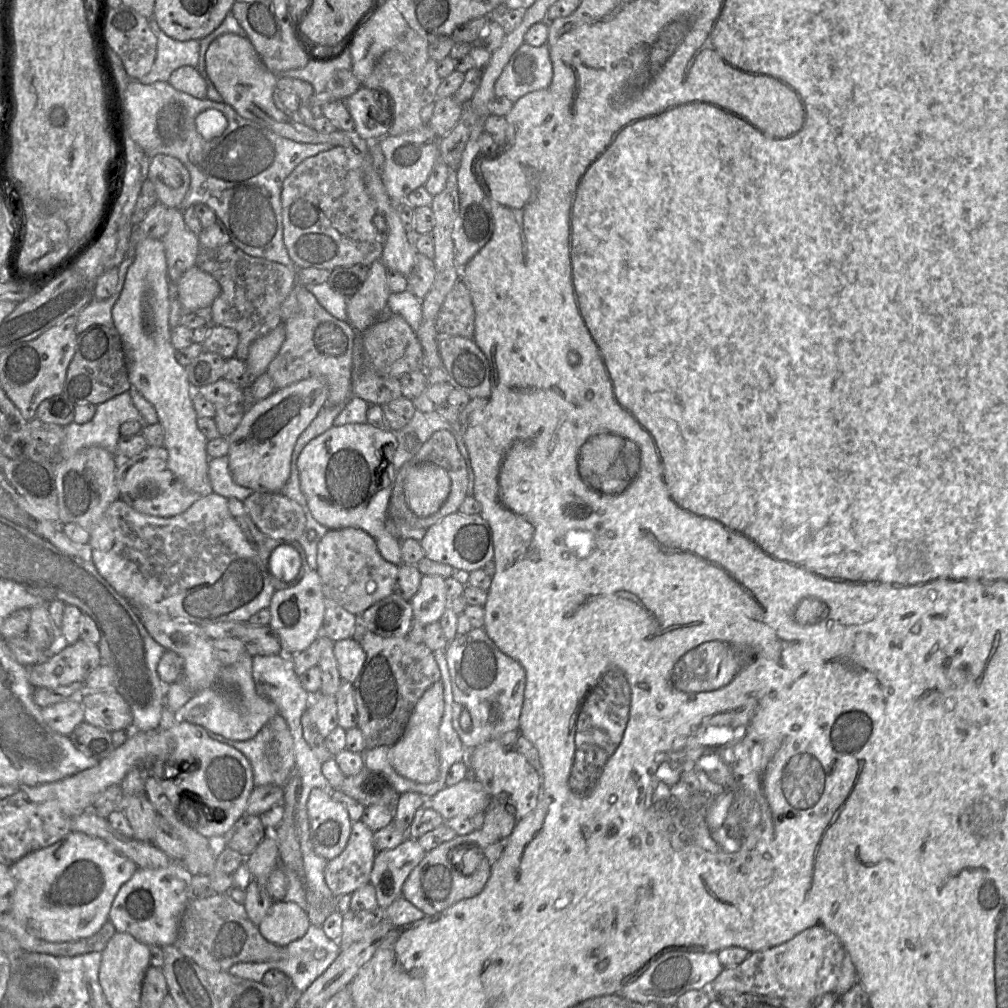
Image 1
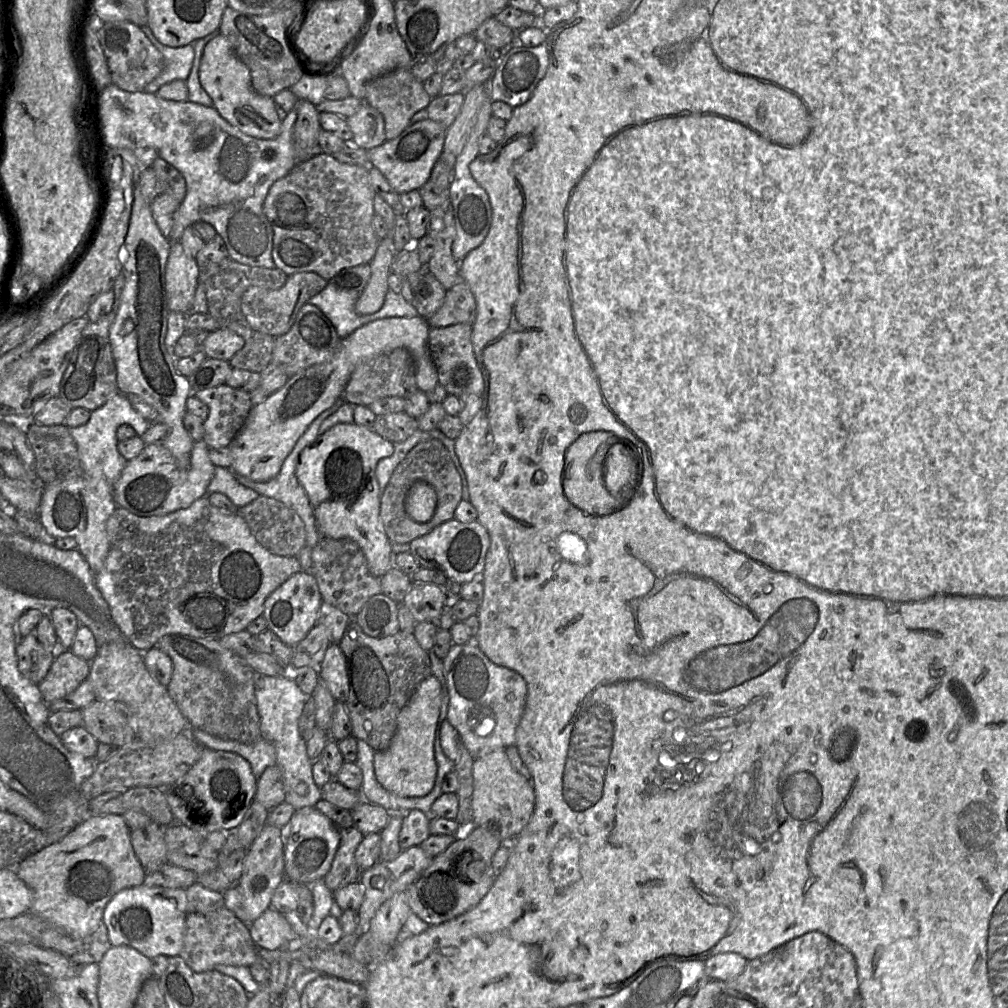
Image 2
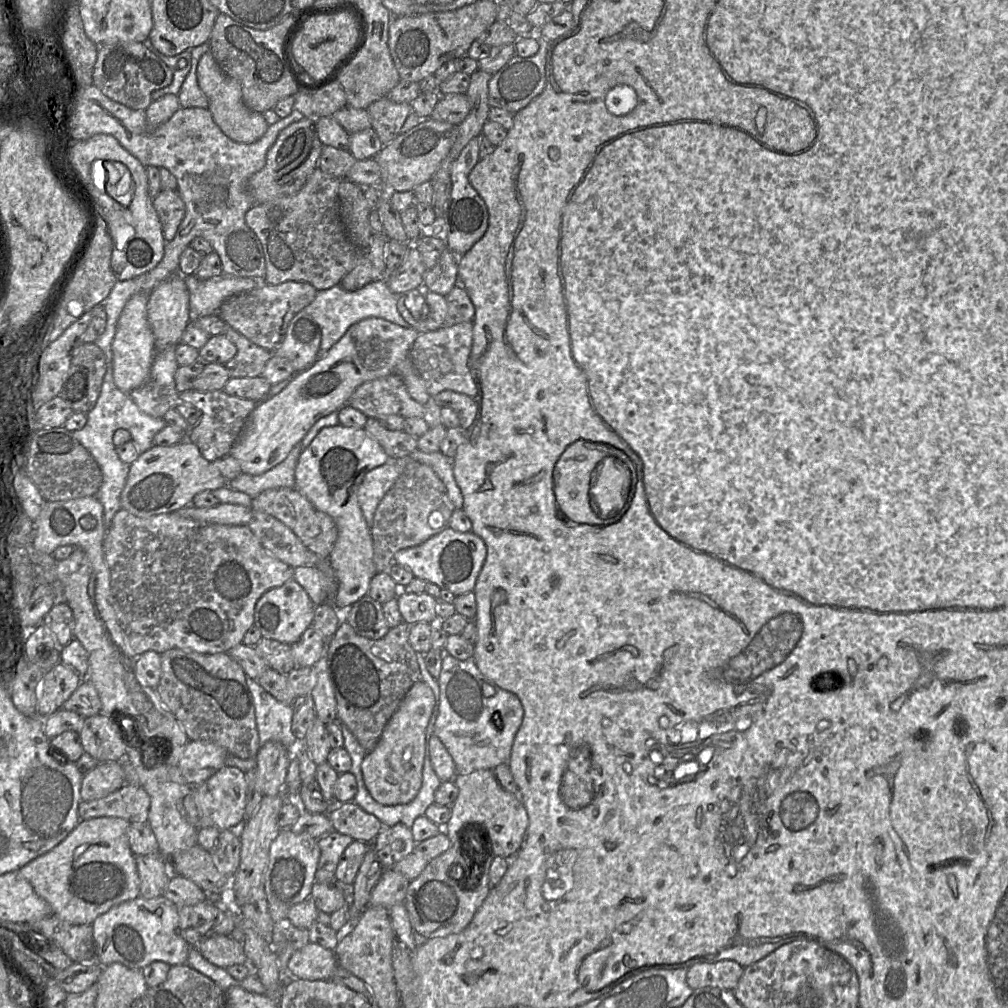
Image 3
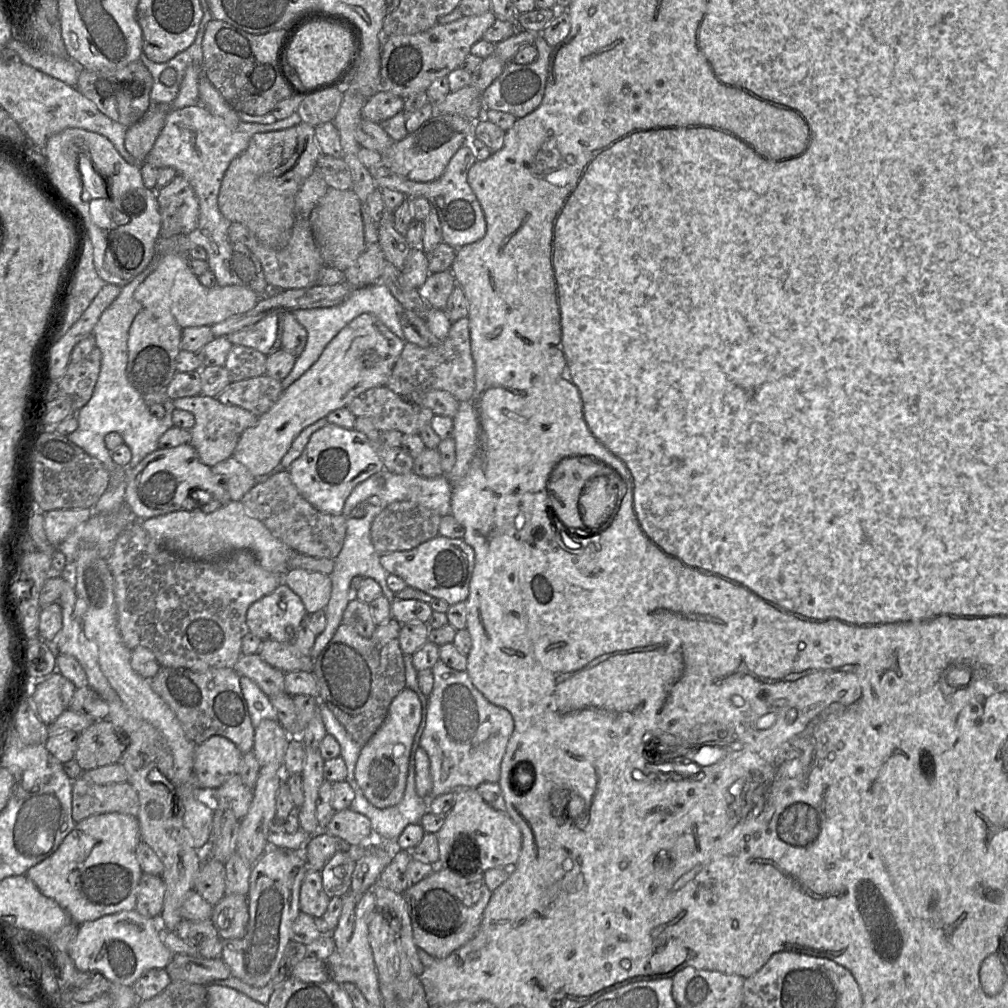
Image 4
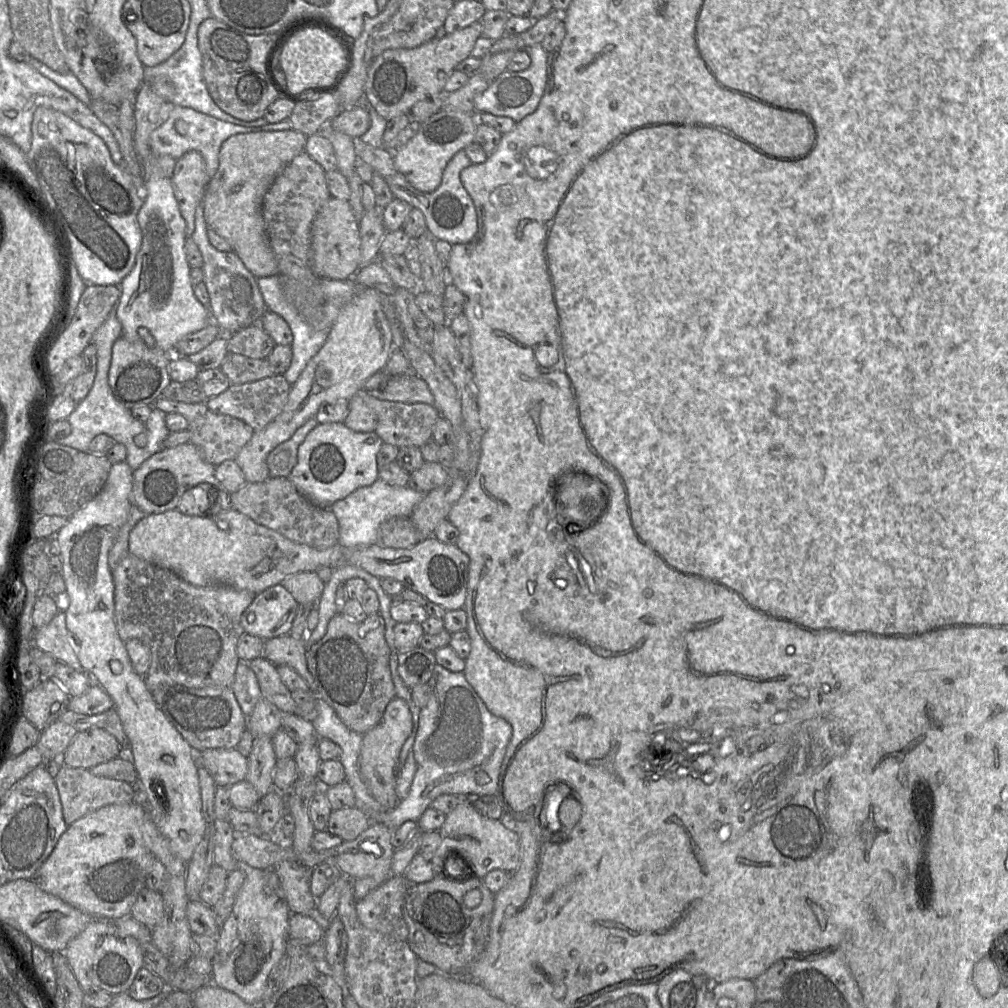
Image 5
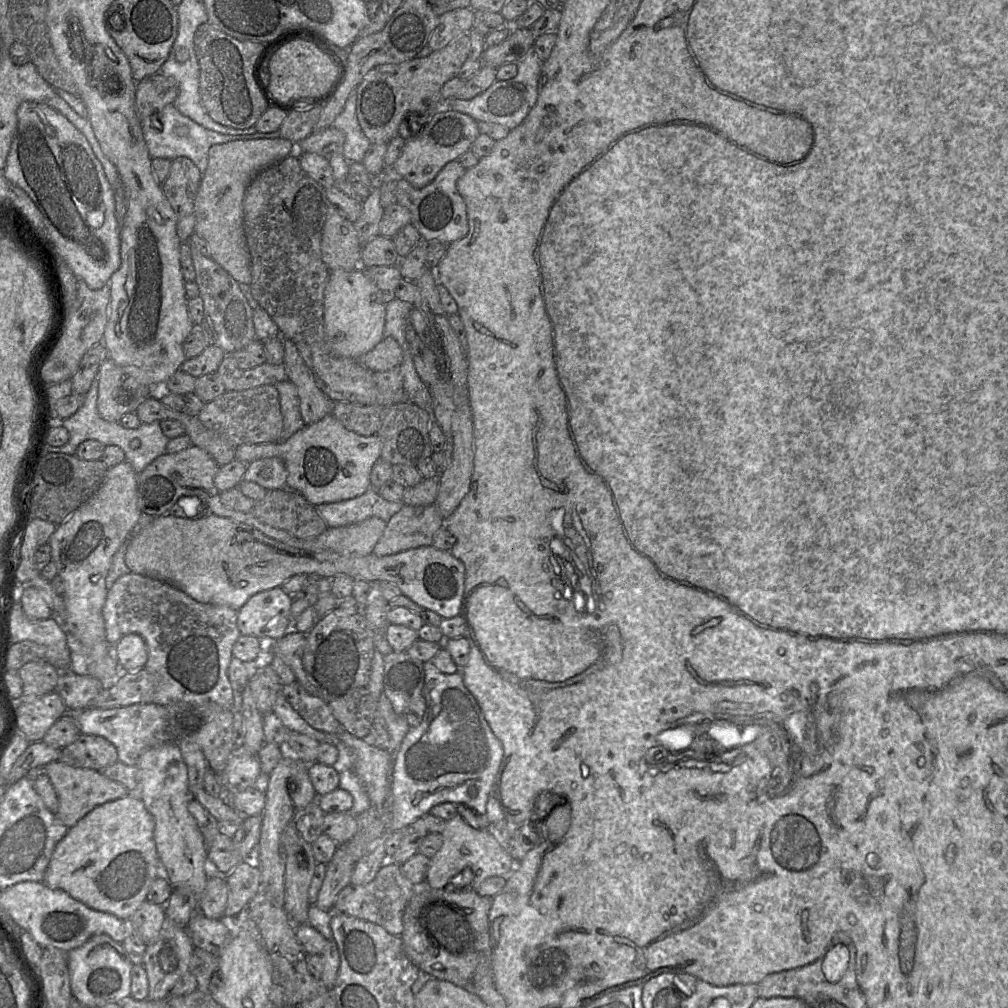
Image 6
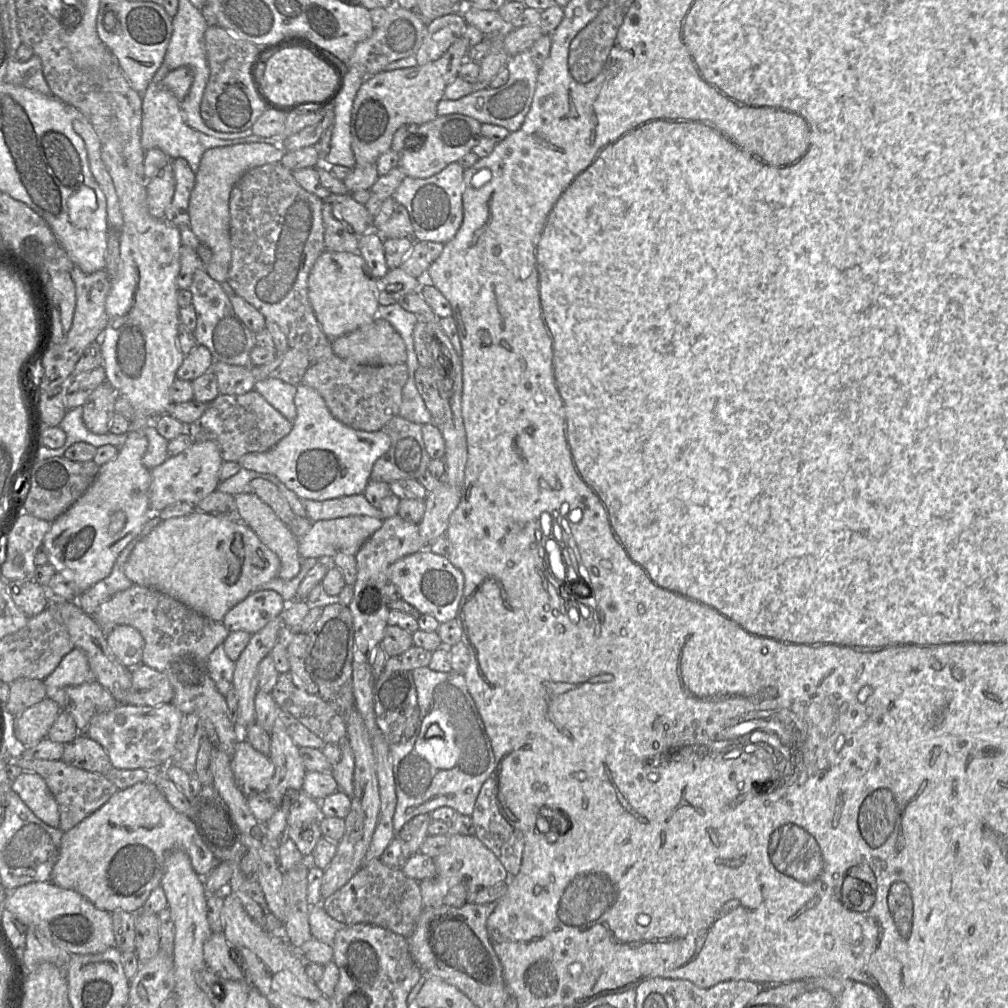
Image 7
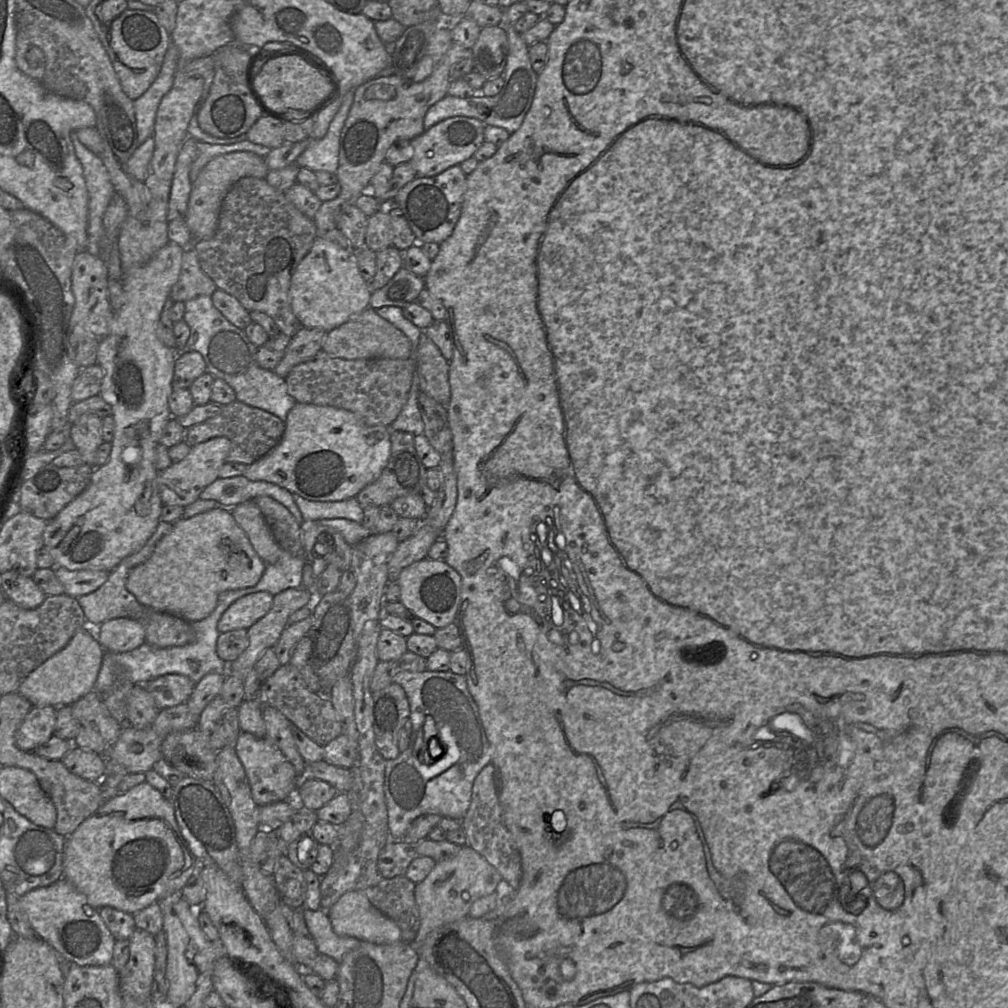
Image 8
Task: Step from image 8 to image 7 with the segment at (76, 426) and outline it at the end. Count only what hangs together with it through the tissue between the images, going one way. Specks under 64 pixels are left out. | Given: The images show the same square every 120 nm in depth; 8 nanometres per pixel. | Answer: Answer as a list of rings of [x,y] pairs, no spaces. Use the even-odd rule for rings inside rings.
[[[107,381],[99,385],[88,397],[83,407],[85,426],[94,434],[109,432],[115,415],[115,402],[119,393]]]

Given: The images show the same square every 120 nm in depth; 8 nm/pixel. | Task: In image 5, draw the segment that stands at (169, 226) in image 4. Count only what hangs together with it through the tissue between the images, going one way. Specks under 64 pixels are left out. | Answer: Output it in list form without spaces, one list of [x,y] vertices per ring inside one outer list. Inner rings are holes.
[[[196,151],[183,154],[176,160],[171,184],[178,207],[185,221],[185,234],[190,238],[195,228],[195,214],[202,202],[209,177],[205,161]]]

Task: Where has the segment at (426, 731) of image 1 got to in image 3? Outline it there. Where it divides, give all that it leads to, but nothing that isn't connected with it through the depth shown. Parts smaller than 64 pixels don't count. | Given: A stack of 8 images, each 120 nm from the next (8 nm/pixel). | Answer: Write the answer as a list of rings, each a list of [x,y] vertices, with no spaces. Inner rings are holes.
[[[416,682],[393,714],[376,747],[364,757],[361,772],[371,796],[382,805],[400,805],[411,802],[422,786],[422,770],[427,755],[427,727],[435,698],[430,686]]]

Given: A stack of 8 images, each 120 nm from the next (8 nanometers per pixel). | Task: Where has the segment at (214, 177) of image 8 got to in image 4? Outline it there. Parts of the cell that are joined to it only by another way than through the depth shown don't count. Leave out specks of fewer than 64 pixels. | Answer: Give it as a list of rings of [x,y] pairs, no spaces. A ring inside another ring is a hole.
[[[304,122],[284,130],[254,134],[246,150],[230,162],[223,176],[218,194],[221,214],[232,223],[245,225],[264,245],[273,249],[285,247],[296,219],[295,196],[305,179],[314,171],[321,155],[315,139],[315,127]]]

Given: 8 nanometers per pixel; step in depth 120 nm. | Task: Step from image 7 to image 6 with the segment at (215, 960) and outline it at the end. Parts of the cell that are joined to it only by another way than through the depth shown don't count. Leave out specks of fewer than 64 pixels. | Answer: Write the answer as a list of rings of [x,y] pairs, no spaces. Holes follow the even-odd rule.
[[[199,911],[191,916],[186,928],[194,947],[217,956],[230,936],[222,918],[210,919]]]

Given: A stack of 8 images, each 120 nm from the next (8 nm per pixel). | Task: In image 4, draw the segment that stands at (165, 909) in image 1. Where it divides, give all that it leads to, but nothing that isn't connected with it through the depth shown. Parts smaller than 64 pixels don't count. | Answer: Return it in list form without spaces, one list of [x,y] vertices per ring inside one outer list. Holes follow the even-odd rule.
[[[133,909],[105,915],[80,924],[67,952],[78,971],[97,972],[110,983],[133,986],[145,971],[165,969],[174,956],[160,939],[162,929],[165,928],[160,914],[146,918]]]

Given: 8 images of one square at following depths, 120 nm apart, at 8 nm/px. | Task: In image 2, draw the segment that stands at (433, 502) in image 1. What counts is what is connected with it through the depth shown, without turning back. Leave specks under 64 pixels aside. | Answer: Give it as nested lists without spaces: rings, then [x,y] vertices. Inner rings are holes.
[[[418,481],[409,489],[405,499],[407,514],[415,522],[424,523],[431,519],[437,505],[435,490],[426,482]]]

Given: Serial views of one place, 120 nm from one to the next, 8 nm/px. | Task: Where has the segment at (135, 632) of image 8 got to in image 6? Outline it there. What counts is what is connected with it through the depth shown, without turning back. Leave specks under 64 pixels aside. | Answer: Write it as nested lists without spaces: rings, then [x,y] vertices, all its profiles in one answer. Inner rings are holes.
[[[127,634],[114,645],[116,659],[122,672],[135,672],[145,667],[147,646],[138,634]]]

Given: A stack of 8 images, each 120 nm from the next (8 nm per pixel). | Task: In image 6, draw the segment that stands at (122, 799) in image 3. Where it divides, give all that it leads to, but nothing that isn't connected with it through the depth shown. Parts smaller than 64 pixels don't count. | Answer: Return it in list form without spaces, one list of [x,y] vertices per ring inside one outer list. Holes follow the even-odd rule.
[[[60,761],[47,764],[45,770],[59,800],[59,808],[56,815],[68,828],[73,827],[97,806],[122,798],[130,793],[122,784],[105,777],[96,770],[75,768]]]

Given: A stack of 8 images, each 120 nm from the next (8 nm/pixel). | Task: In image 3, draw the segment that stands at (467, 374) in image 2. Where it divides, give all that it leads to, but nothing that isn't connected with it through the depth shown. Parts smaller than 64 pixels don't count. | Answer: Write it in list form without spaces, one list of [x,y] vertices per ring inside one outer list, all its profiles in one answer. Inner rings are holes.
[[[472,322],[441,327],[438,330],[418,335],[411,347],[410,358],[413,366],[424,380],[427,392],[431,397],[442,391],[451,390],[478,398],[478,385],[470,368],[472,343]]]

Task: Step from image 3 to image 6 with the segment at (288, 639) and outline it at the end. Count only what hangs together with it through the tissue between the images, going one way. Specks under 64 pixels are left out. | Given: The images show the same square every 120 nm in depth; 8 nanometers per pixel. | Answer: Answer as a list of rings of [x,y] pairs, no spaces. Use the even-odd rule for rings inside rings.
[[[275,587],[252,596],[237,611],[241,635],[255,636],[267,643],[282,638],[292,629],[291,596]]]

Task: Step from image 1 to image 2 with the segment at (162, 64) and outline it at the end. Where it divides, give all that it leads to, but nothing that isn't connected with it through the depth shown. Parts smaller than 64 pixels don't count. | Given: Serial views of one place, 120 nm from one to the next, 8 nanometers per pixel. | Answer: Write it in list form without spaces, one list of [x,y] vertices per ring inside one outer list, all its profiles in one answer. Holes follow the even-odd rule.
[[[147,24],[141,29],[165,60],[163,71],[144,88],[144,92],[157,93],[160,87],[174,80],[186,81],[194,60],[194,46],[192,44],[178,48],[165,46],[158,41]]]

